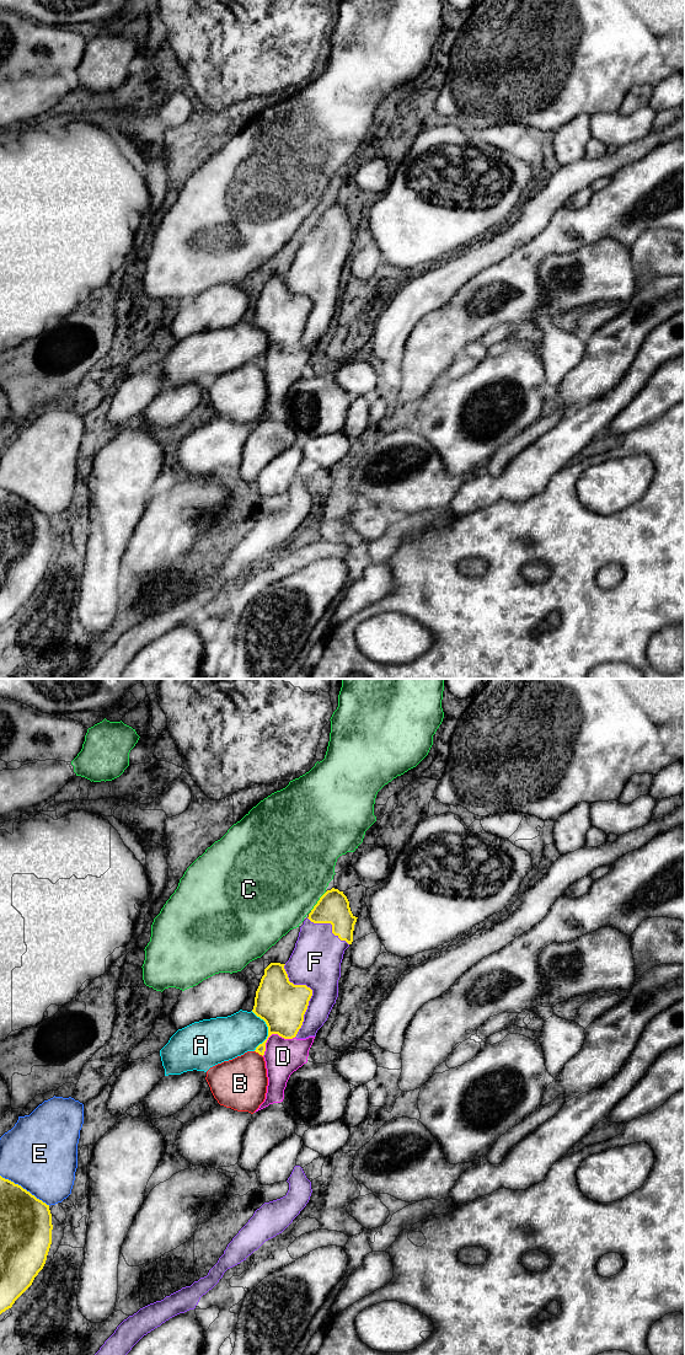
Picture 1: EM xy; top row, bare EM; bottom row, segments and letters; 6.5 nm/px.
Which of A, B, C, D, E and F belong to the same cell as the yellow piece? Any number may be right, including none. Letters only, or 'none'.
F

